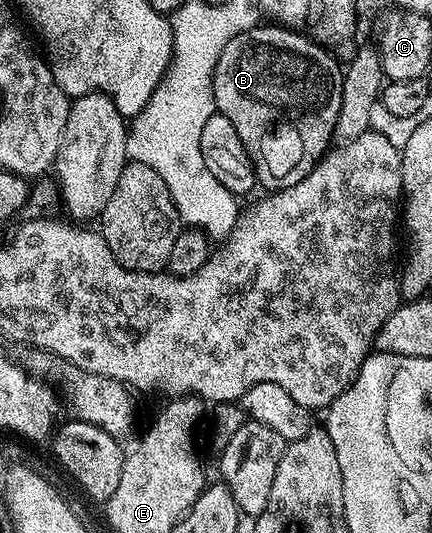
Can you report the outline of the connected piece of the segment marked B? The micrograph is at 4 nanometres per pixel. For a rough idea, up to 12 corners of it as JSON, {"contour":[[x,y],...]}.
{"contour":[[282,25],[224,45],[214,106],[271,193],[304,180],[344,71]]}

